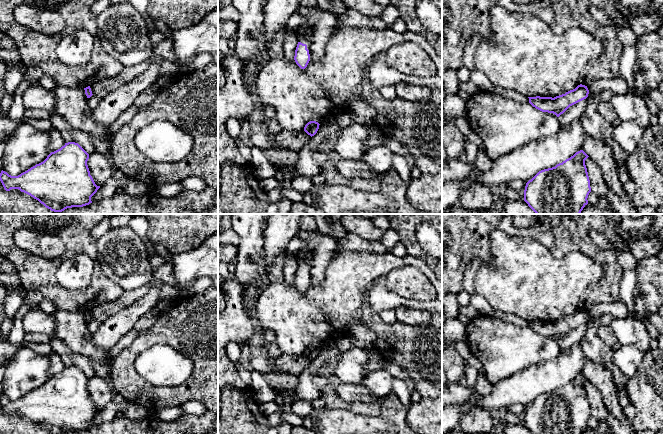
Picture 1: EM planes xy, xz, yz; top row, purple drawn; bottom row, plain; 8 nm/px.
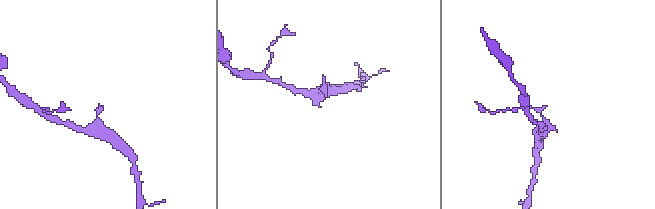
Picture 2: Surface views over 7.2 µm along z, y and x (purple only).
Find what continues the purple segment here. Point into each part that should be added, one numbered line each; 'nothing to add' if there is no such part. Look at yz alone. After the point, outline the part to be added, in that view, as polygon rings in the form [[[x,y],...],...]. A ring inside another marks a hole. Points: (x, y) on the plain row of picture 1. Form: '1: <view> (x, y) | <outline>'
nothing to add

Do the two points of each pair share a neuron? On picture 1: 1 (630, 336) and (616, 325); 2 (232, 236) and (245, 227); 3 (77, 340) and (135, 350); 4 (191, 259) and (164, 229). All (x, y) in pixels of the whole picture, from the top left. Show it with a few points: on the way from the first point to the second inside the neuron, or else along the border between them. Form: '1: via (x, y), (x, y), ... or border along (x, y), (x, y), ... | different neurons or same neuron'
1: via (627, 333), (619, 326) | same neuron
2: border along (232, 228), (238, 236), (238, 246) | different neurons
3: border along (139, 332), (137, 337), (117, 355), (113, 362) | different neurons
4: border along (205, 239), (194, 248), (173, 254) | different neurons

